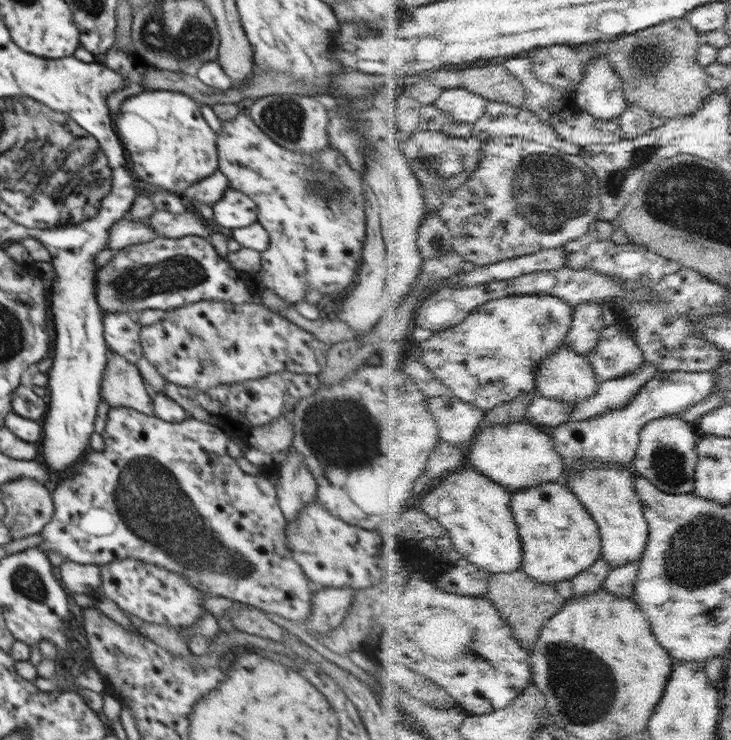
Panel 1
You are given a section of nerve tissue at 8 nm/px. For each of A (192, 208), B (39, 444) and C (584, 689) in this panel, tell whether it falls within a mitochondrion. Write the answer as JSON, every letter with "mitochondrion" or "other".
{"A":"other","B":"other","C":"mitochondrion"}

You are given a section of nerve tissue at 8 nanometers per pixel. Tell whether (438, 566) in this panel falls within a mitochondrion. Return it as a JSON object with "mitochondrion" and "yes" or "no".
{"mitochondrion":"no"}

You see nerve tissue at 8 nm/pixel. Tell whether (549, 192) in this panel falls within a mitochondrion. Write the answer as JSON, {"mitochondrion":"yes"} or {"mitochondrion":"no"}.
{"mitochondrion":"yes"}

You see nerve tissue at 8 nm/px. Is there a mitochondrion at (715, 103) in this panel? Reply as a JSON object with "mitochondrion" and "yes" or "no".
{"mitochondrion":"no"}

